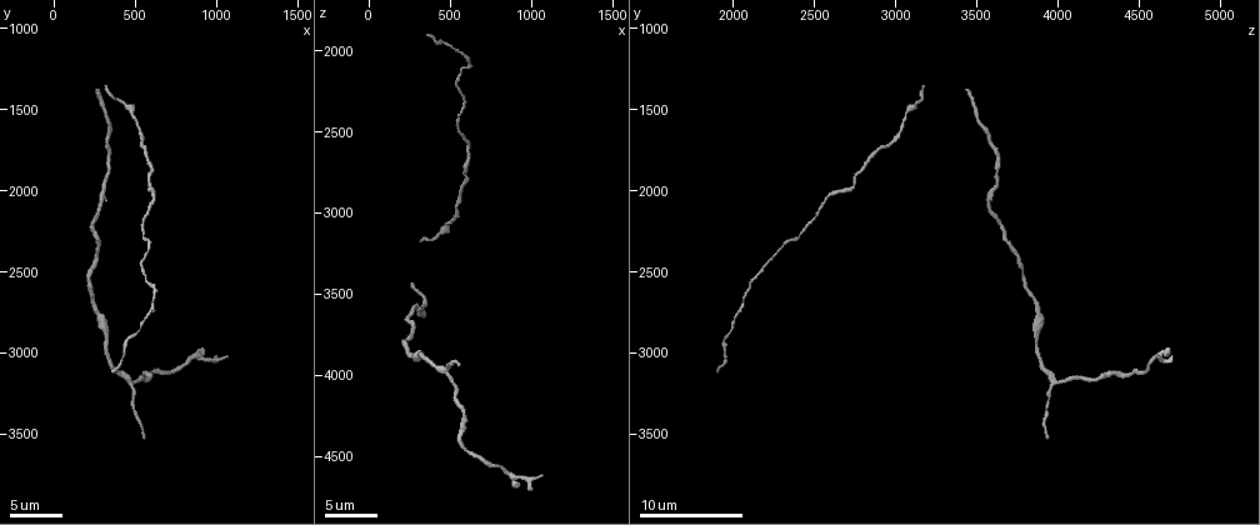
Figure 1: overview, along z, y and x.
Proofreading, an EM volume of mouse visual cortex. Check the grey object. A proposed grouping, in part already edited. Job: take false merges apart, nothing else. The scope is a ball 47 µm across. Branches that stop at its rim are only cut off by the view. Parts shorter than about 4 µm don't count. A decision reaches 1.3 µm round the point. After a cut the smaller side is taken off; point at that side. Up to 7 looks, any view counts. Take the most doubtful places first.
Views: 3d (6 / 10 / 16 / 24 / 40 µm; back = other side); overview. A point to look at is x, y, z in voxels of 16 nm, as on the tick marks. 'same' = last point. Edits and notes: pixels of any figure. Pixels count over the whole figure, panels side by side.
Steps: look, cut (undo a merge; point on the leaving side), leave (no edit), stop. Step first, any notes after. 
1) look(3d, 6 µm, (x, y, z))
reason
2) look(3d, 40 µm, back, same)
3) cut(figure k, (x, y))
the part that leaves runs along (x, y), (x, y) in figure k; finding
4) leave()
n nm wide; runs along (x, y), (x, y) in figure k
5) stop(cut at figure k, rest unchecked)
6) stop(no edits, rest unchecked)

look(3d, 16 µm, (480, 3200, 3960))
three-way junction

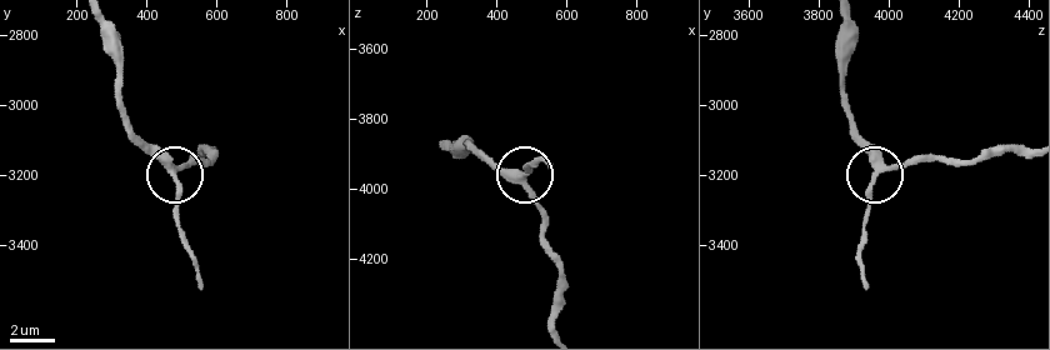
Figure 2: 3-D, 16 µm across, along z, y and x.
leave()
280 nm wide; runs along (99, 23), (115, 68), (123, 124), (174, 179), (178, 234) in figure 2; continuous, no second cell

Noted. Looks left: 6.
look(3d, 16 µm, (320, 2880, 3860))
calibre changes

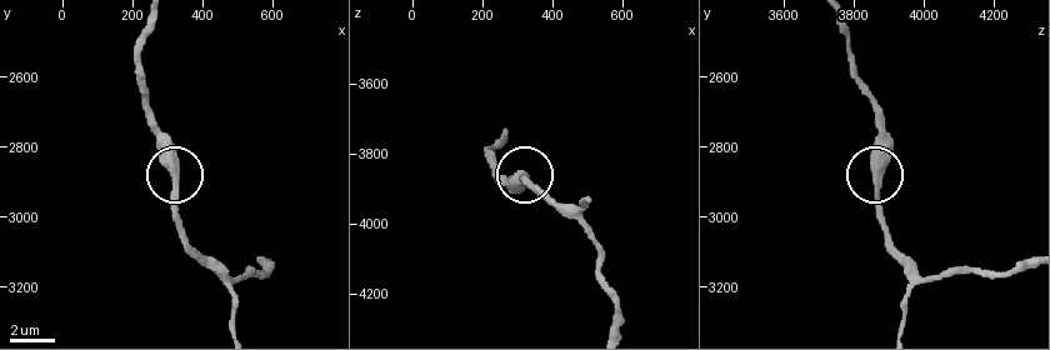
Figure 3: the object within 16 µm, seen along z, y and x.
look(3d, 16 µm, back, (310, 2870, 3860))

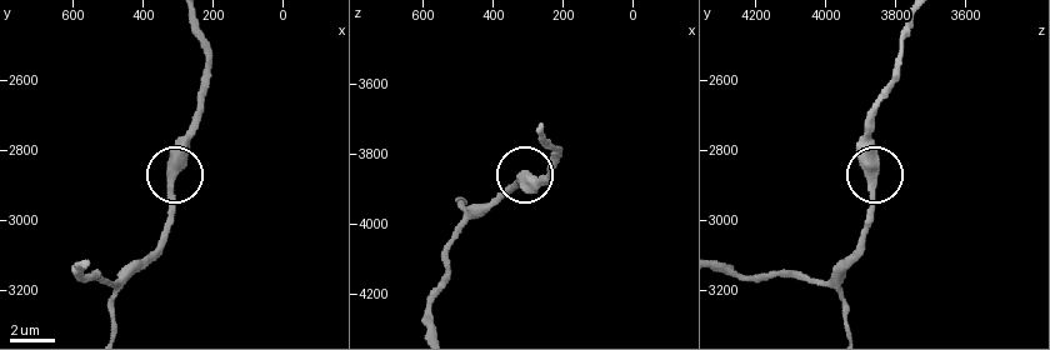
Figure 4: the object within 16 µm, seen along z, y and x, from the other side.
leave()
runs along (911, 20), (898, 83), (871, 126), (878, 178), (871, 226) in figure 4; continuous, no second cell

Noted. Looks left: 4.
look(3d, 16 µm, (560, 1940, 2740))
thin neck

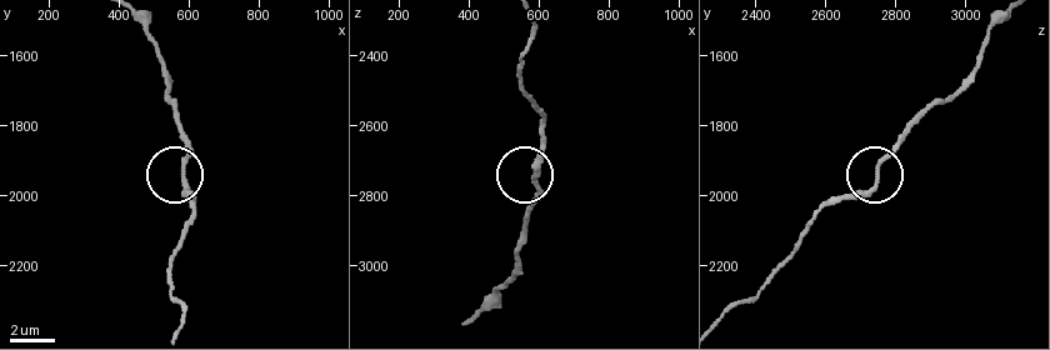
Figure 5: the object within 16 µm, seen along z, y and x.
look(3d, 16 µm, back, (580, 1940, 2750))
from behind

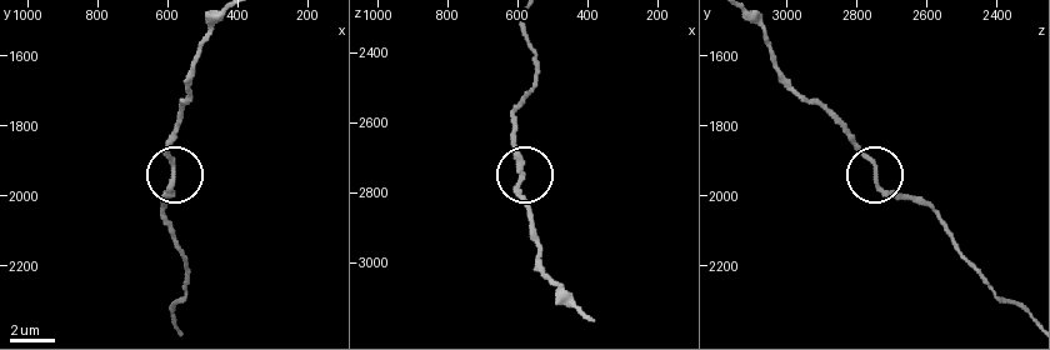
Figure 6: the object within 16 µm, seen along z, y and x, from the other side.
leave()
200 nm wide; all the same cell

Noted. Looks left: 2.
look(3d, 10 µm, (220, 2500, 3780))
thin neck

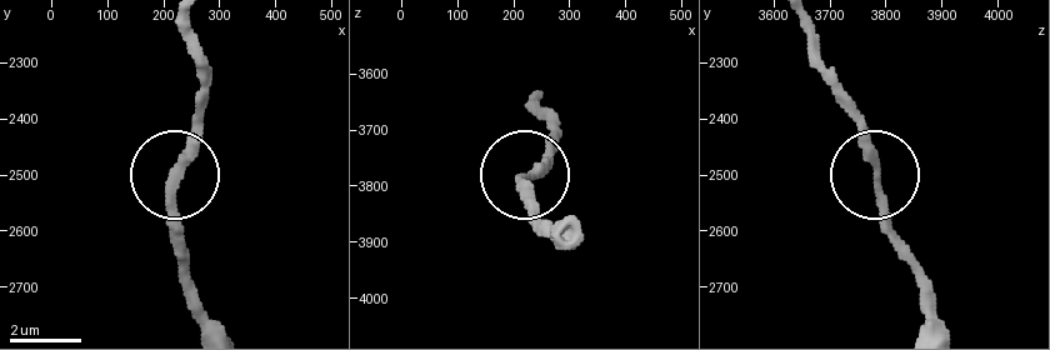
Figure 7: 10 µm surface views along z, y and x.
leave()
runs along (193, 28), (199, 109), (173, 180), (181, 258) in figure 7; continuous, no second cell

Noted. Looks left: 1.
stop(no edits, rest unchecked)

